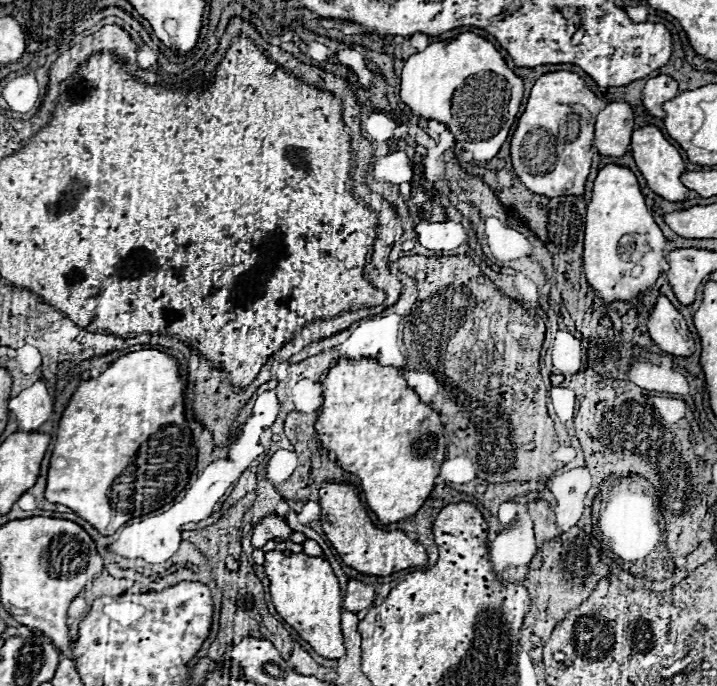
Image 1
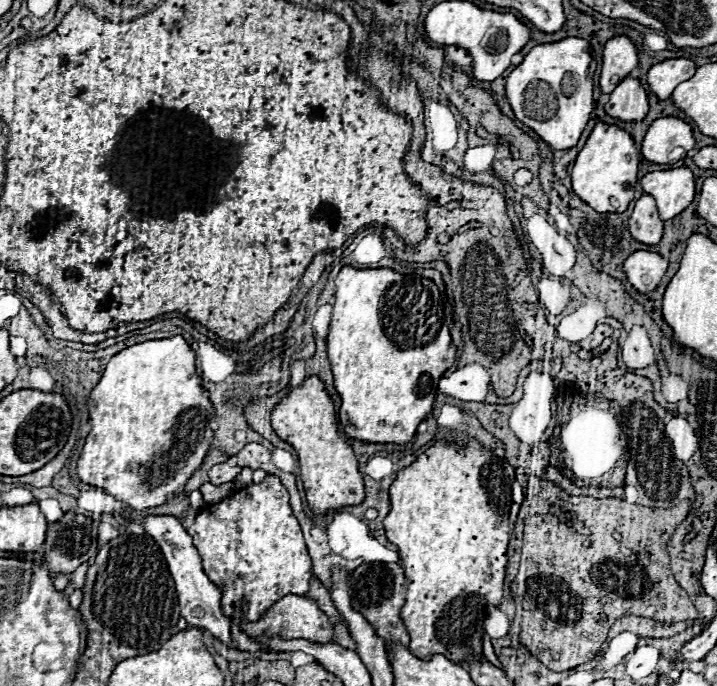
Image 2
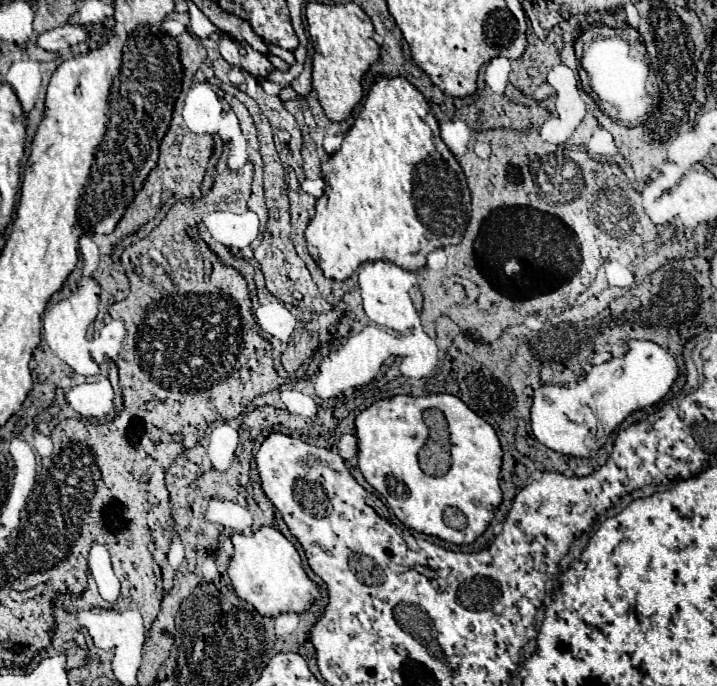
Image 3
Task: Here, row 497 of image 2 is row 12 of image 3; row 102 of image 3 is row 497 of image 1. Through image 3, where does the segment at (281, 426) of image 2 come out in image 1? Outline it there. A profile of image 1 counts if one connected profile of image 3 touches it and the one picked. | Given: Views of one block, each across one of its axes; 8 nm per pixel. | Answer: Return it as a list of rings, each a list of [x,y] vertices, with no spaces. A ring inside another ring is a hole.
[[[324,482],[320,486],[320,508],[322,508],[320,524],[322,524],[328,540],[340,554],[342,562],[346,566],[354,568],[356,572],[366,574],[366,576],[384,578],[384,576],[390,576],[394,572],[400,572],[400,570],[406,570],[412,566],[428,564],[428,554],[418,542],[412,542],[400,530],[380,530],[370,522],[370,516],[362,508],[362,502],[360,502],[354,486]]]

